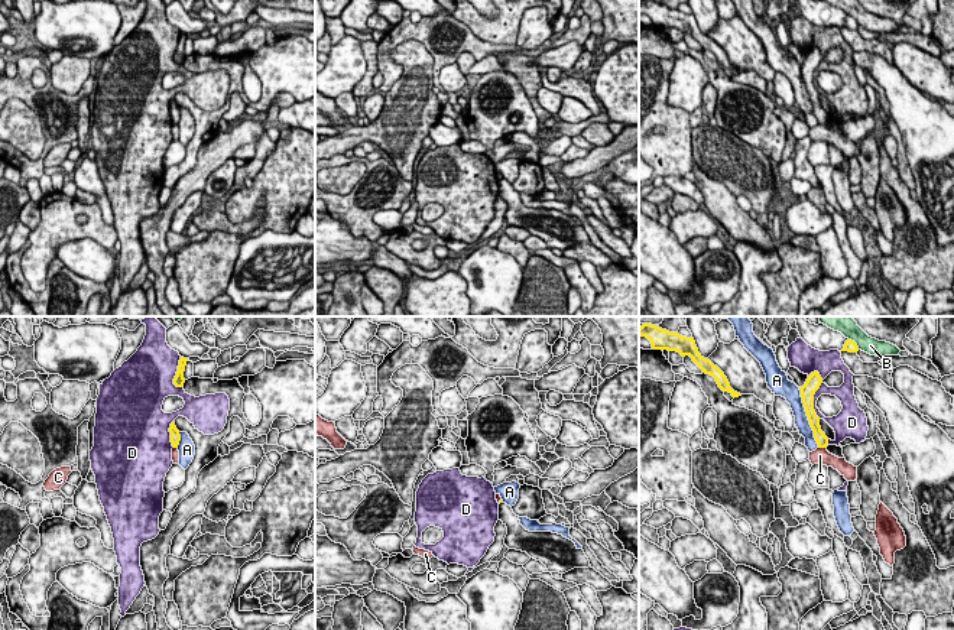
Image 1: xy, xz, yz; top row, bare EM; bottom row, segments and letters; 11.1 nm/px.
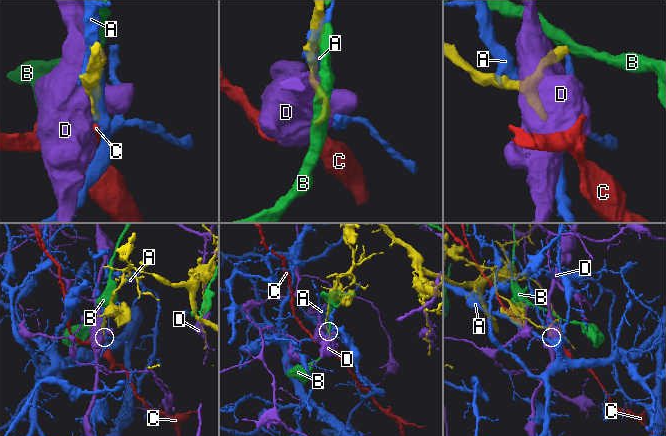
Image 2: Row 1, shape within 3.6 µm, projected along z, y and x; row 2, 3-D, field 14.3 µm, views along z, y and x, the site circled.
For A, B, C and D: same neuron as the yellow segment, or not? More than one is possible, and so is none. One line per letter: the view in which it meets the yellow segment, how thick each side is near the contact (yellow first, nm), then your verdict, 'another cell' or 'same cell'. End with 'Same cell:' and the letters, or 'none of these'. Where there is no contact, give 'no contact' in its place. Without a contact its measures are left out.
A: yz | 130/160 nm | another cell
B: yz | 130/190 nm | another cell
C: yz | 130/180 nm | another cell
D: yz | 170/120 nm | another cell
Same cell: none of these

